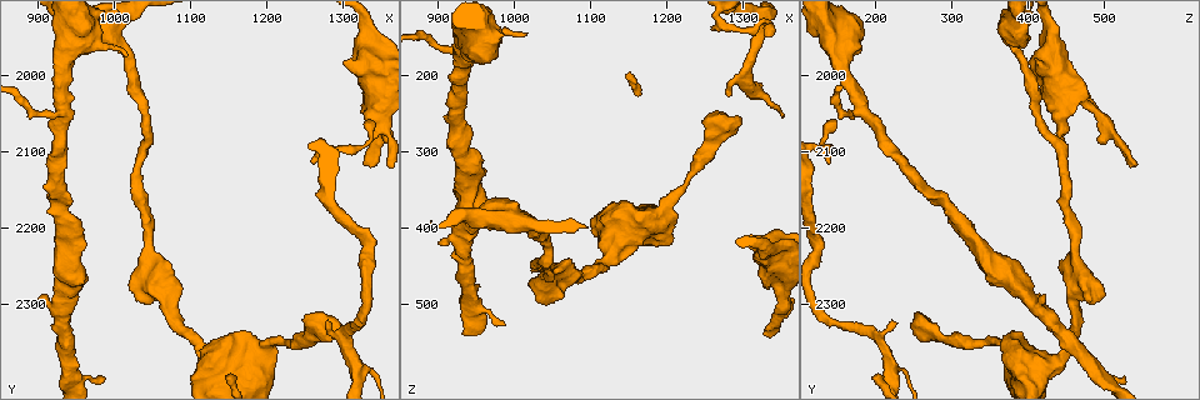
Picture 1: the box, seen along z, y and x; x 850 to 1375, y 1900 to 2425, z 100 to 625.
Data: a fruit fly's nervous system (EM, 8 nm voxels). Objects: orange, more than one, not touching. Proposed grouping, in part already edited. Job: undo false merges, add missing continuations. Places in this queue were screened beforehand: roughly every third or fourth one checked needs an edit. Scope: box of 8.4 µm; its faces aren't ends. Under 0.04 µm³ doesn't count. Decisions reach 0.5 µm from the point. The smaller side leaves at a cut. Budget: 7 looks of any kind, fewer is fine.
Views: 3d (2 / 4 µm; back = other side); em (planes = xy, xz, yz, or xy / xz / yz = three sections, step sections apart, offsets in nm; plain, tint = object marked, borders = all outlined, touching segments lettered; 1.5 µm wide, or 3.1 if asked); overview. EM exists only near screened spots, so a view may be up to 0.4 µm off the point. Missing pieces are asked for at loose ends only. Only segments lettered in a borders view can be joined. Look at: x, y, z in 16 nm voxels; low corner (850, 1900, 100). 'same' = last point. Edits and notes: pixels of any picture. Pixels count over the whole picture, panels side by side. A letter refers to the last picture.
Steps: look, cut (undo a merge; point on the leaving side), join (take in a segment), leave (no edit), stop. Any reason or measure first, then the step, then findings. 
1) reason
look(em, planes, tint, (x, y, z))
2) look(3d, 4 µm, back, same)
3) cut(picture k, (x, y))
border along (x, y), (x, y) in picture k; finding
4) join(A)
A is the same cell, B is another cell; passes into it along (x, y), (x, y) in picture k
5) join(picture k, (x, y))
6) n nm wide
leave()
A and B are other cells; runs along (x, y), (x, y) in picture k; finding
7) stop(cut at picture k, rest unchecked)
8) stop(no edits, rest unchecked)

branch stops here
look(3d, 2 µm, (1020, 1970, 140))

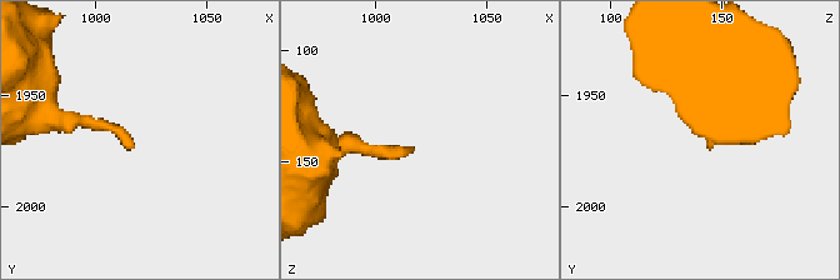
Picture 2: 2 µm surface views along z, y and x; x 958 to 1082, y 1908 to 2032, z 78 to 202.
shape alone is not enough
look(em, planes, borders, (1016, 1974, 144))

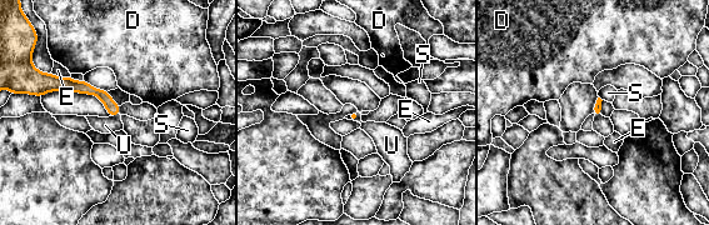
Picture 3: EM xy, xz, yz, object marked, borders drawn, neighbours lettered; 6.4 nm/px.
E touches over 130 nm
leave()
D, E, S and U are other cells; no lettered segment goes on from it

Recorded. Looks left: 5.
look(3d, 4 µm, back, (1065, 2240, 445))

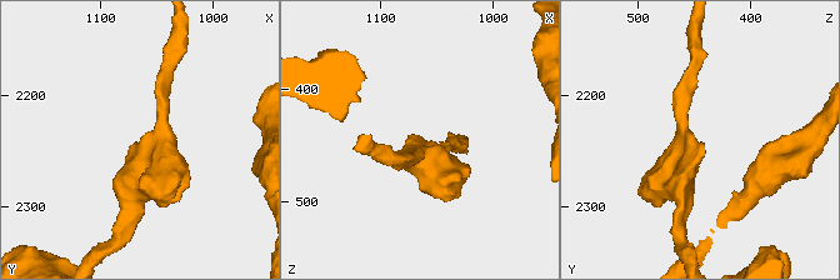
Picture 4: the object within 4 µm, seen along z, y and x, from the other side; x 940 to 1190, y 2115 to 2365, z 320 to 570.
look(em, planes, borders, (1064, 2240, 446))

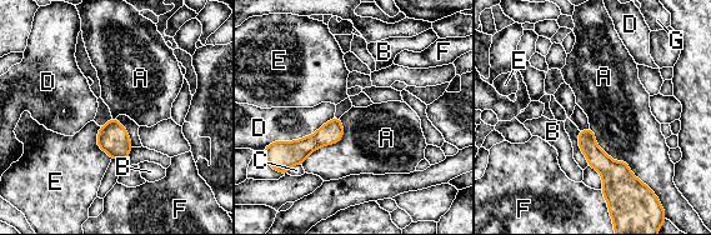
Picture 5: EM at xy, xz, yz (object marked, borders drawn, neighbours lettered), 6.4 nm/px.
leave()
A, B, C, D, E, F and G are other cells; border along (590, 128), (596, 144), (644, 183) in picture 5; no lettered segment goes on from it

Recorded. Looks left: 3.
look(3d, 2 µm, (1335, 2060, 155))

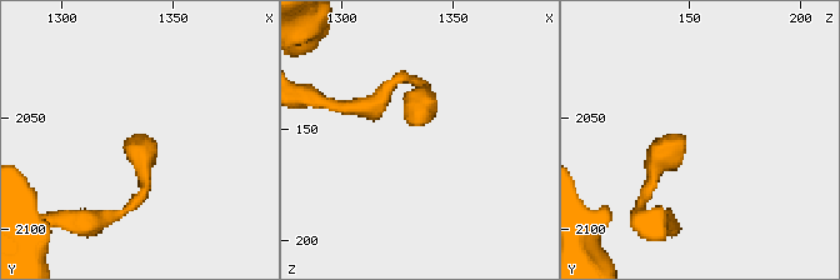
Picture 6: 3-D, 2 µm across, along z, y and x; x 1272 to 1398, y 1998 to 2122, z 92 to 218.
now the EM
look(em, yz, step 4, tint, (1333, 2061, 149))

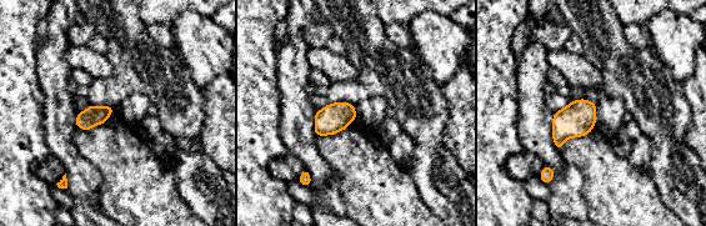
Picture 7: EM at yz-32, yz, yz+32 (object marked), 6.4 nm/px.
look(em, planes, borders, same)

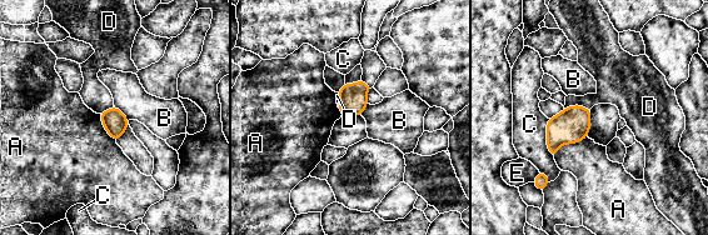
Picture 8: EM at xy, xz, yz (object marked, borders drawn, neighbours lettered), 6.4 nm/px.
A touches over 260 nm
leave()
A, B, C, D and E are other cells; border along (564, 108), (582, 105), (589, 110) in picture 8; none of them fits

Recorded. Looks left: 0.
stop(no edits, rest unchecked)

